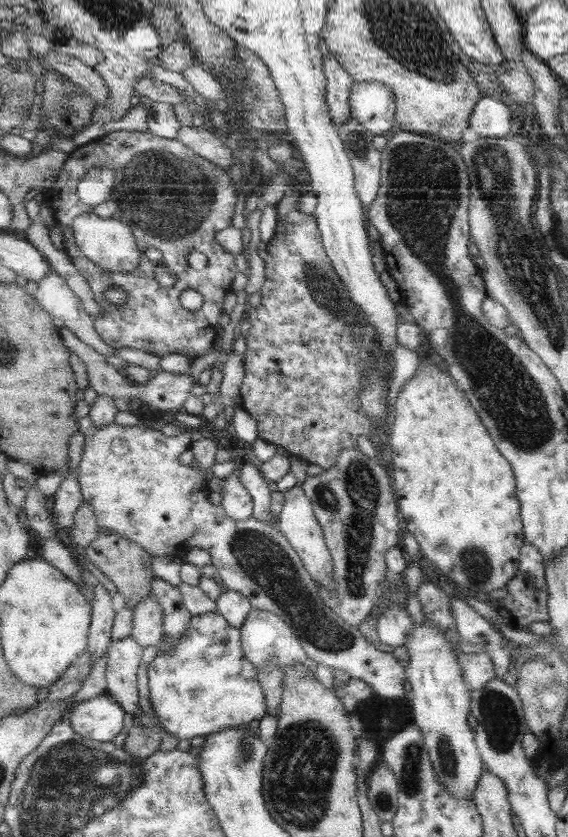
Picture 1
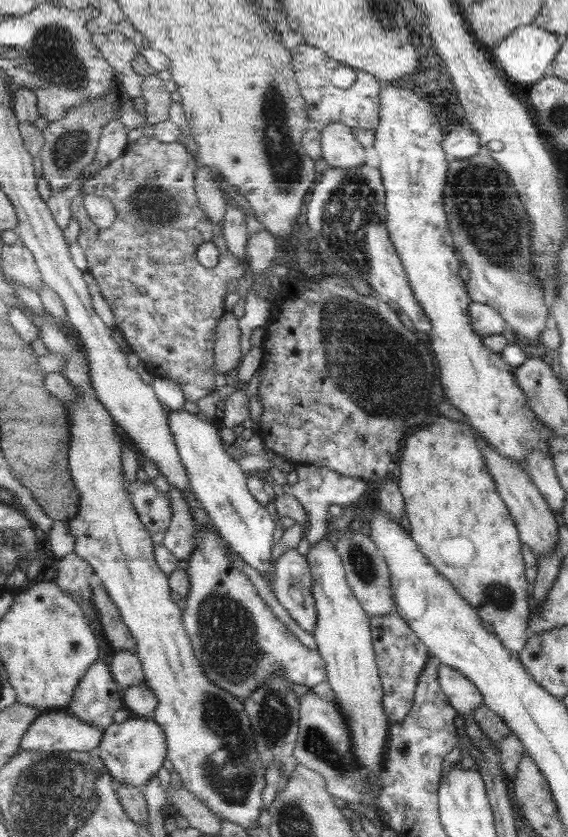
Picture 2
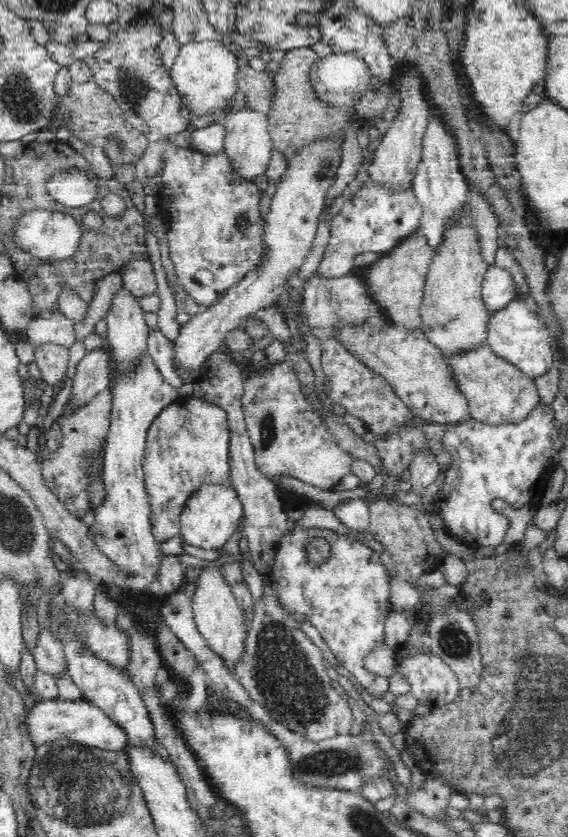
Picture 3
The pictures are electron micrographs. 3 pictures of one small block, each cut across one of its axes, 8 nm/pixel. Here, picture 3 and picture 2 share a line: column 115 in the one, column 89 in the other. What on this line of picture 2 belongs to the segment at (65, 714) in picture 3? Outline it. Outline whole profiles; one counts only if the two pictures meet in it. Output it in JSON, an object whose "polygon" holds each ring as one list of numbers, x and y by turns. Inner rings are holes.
{"polygon":[[49,710,33,720,31,728,28,728,27,734,21,740,20,748,46,753,59,751,65,753,71,751,89,752,93,749,97,750,101,746,103,736,105,736,105,729,85,722,67,710]]}

